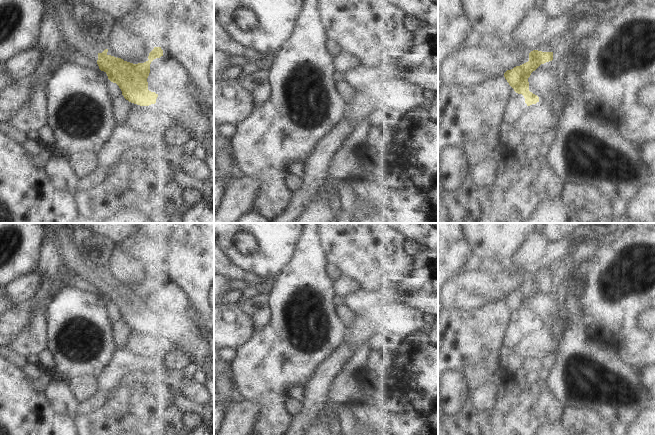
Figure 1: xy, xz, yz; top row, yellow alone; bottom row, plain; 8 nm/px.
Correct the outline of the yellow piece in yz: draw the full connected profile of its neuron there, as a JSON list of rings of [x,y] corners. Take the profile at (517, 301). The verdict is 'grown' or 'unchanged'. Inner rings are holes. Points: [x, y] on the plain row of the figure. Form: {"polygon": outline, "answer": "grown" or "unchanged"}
{"polygon": [[[533,274],[529,277],[529,285],[516,290],[504,297],[504,301],[509,309],[518,318],[522,318],[525,322],[527,330],[539,326],[539,321],[529,315],[528,302],[541,288],[553,284],[553,276],[542,276]]], "answer": "unchanged"}

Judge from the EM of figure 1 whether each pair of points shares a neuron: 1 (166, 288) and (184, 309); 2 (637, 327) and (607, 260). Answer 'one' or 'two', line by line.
1: one
2: one

